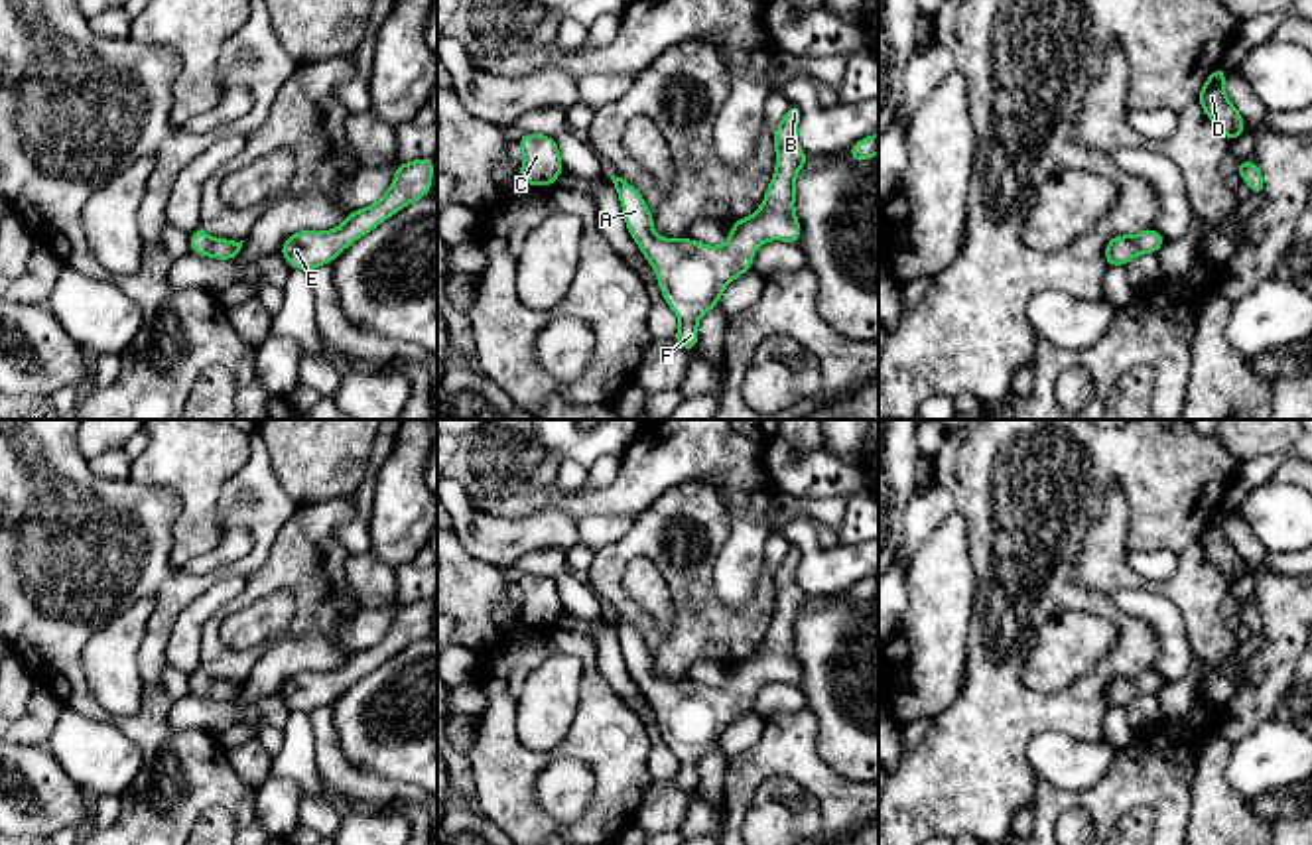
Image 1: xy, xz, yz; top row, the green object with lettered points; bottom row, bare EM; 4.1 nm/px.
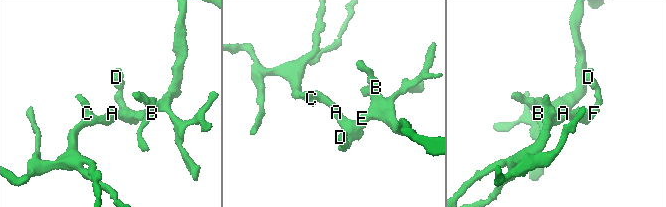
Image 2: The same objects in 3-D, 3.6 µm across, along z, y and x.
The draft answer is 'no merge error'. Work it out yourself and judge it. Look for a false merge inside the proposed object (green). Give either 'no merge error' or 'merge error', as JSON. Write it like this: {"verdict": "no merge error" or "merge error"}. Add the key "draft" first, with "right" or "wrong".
{"draft": "right", "verdict": "no merge error"}

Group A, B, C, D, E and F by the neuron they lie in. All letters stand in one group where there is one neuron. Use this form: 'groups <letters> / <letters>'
groups A B C D E F

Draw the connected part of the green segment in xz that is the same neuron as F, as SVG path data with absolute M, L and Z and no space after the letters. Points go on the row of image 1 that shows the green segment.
M798 104L788 106L774 128L776 167L758 211L731 225L723 246L707 246L691 238L662 238L654 234L652 213L642 195L623 177L611 175L628 234L656 272L664 301L680 317L674 341L693 351L699 317L719 305L725 288L753 268L753 256L768 240L798 242L802 236L794 213L794 181L808 162L796 140L802 118Z

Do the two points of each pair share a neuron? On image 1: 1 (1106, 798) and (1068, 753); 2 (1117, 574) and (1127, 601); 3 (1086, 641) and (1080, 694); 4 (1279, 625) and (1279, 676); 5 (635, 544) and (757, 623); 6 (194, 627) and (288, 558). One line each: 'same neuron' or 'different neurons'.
1: different neurons
2: different neurons
3: different neurons
4: same neuron
5: same neuron
6: different neurons

